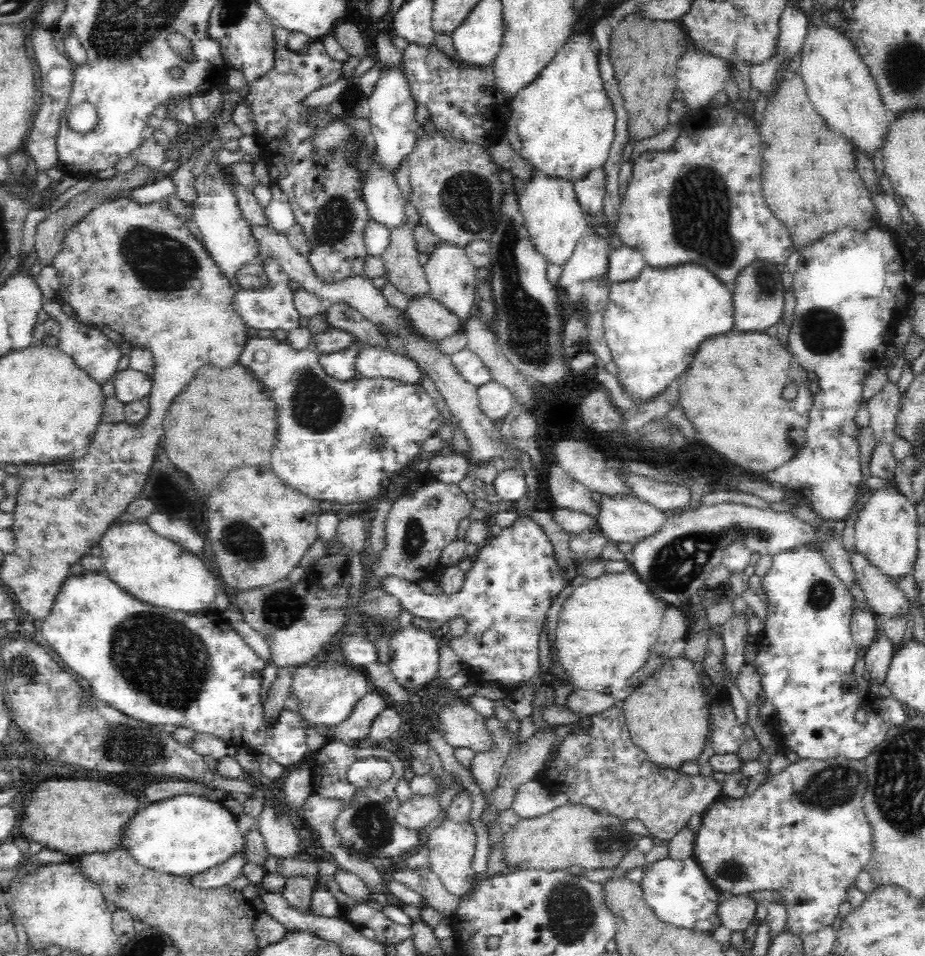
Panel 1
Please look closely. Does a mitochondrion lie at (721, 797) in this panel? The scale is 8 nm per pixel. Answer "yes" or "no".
no

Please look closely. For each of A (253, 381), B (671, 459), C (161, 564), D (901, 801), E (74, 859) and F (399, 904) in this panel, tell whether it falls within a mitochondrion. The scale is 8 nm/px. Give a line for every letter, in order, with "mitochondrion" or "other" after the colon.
A: other
B: other
C: other
D: mitochondrion
E: other
F: other

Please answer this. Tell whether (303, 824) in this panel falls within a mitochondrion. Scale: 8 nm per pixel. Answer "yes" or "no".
no

